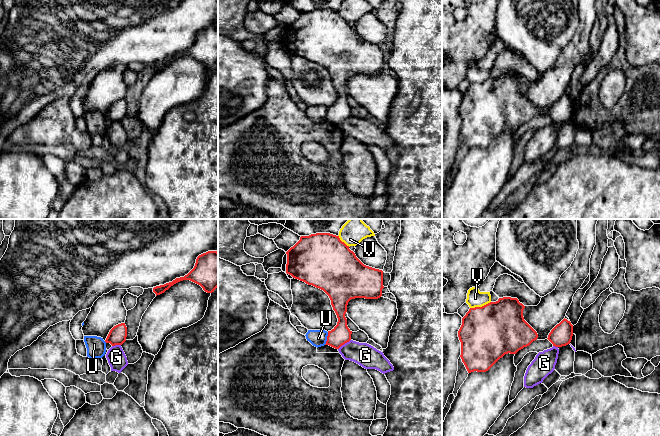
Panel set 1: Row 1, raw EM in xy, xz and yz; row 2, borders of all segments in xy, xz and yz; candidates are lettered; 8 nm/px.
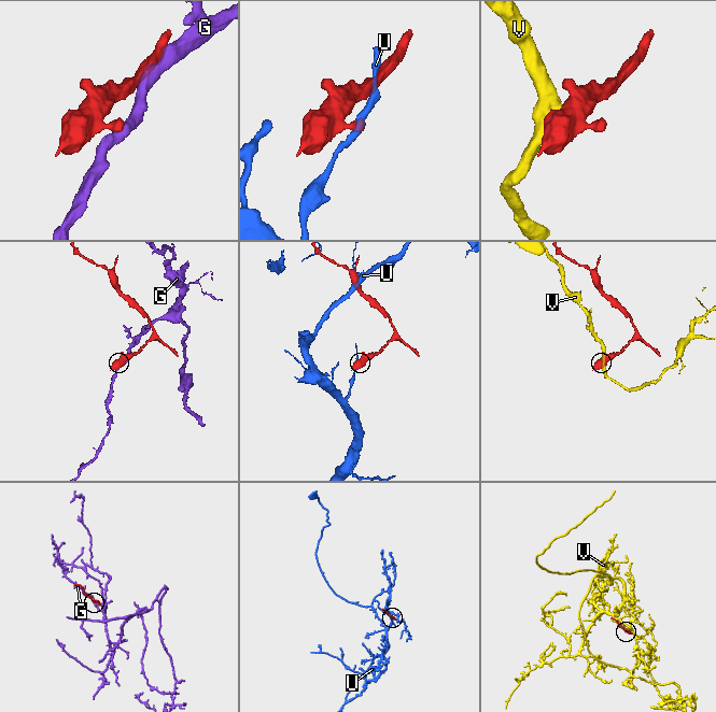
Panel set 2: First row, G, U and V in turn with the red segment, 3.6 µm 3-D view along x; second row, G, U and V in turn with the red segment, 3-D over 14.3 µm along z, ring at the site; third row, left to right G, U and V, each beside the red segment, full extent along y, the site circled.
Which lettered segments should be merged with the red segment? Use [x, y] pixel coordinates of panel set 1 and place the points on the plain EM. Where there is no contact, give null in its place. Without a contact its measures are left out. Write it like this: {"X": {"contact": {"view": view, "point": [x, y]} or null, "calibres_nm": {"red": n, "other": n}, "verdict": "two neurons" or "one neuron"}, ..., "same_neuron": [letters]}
{"G": {"contact": {"view": "xz", "point": [344, 119]}, "calibres_nm": {"red": 160, "other": 180}, "verdict": "two neurons"}, "U": {"contact": {"view": "xz", "point": [327, 114]}, "calibres_nm": {"red": 160, "other": 140}, "verdict": "two neurons"}, "V": {"contact": {"view": "yz", "point": [480, 83]}, "calibres_nm": {"red": 440, "other": 140}, "verdict": "two neurons"}, "same_neuron": []}

